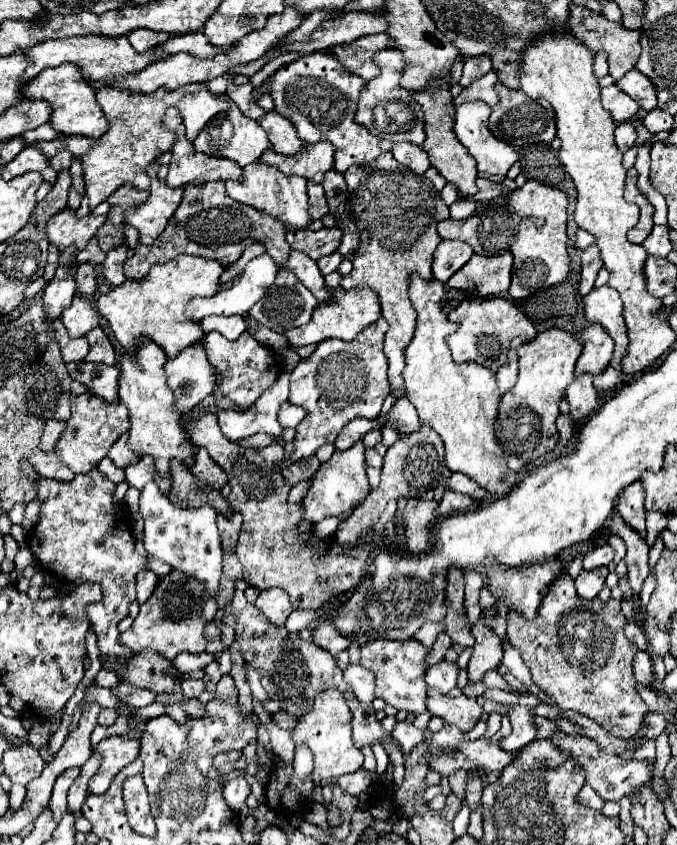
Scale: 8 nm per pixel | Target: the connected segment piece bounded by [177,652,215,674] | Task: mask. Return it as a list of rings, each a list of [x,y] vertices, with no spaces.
[[[203,652],[203,654],[181,654],[181,656],[177,656],[177,660],[181,660],[181,658],[185,658],[185,668],[179,668],[181,672],[193,672],[193,670],[197,670],[197,668],[205,668],[209,662],[213,662],[215,660],[215,656],[213,654],[207,654],[207,652]]]

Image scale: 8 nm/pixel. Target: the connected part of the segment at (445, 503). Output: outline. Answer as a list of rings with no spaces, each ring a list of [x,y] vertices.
[[[447,490],[443,500],[439,502],[439,508],[437,508],[437,516],[443,515],[443,518],[448,517],[459,510],[465,512],[469,510],[471,506],[475,504],[473,498],[465,496],[465,494],[459,494],[459,492],[453,492],[453,490]]]

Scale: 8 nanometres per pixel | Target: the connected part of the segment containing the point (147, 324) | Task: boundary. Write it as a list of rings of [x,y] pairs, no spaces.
[[[179,254],[177,258],[173,258],[173,262],[155,264],[145,278],[141,278],[141,280],[125,280],[121,286],[115,286],[109,294],[99,296],[97,310],[109,322],[109,326],[111,326],[117,342],[129,354],[133,354],[137,338],[147,336],[147,338],[155,340],[167,352],[169,358],[173,358],[181,350],[185,350],[187,346],[191,346],[191,344],[195,344],[197,340],[203,338],[201,324],[199,322],[191,322],[185,316],[185,306],[195,296],[213,296],[213,294],[217,294],[217,290],[219,290],[219,278],[221,278],[223,270],[225,270],[225,266],[219,264],[219,262],[215,262],[215,260],[205,260],[201,256],[189,256],[189,254]]]

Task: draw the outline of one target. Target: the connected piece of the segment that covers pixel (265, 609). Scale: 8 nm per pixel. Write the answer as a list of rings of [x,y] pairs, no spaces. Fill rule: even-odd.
[[[271,588],[265,592],[259,592],[255,606],[267,616],[269,622],[275,626],[283,626],[287,616],[293,612],[293,606],[289,602],[289,596],[281,588]]]

